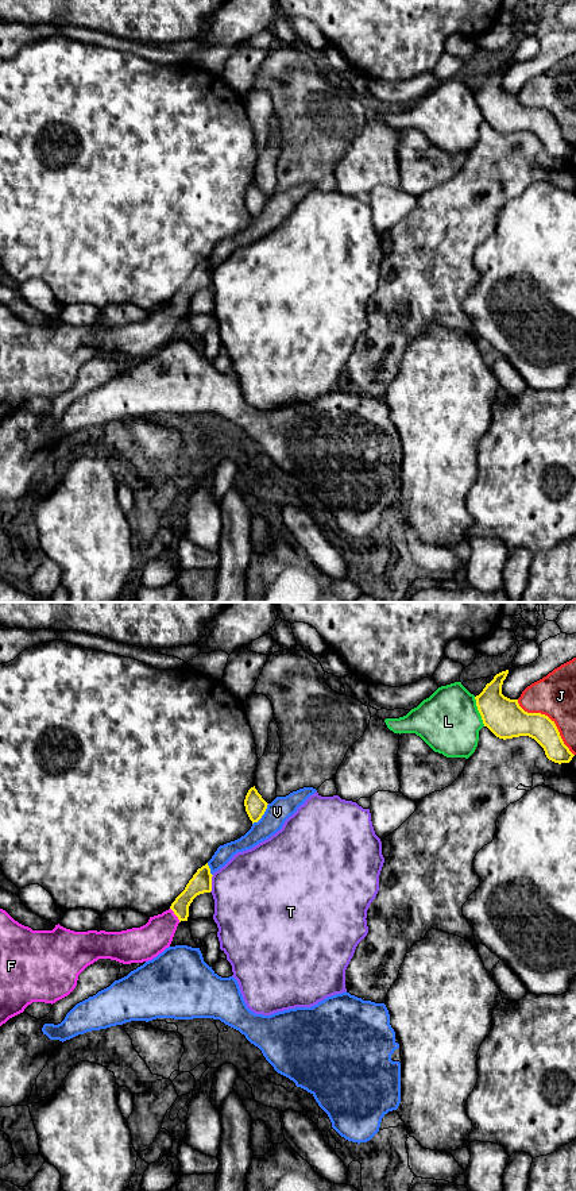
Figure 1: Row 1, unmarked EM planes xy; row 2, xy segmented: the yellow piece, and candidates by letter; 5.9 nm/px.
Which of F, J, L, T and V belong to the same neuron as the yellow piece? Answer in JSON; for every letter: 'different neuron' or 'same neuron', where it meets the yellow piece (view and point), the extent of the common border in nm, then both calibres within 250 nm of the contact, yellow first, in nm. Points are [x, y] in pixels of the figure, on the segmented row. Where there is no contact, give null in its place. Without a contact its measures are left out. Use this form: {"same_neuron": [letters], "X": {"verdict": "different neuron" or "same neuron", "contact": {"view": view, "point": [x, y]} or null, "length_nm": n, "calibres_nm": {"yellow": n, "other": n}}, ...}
{"same_neuron": ["F"], "F": {"verdict": "same neuron", "contact": {"view": "xy", "point": [174, 913]}, "length_nm": 110, "calibres_nm": {"yellow": 130, "other": 200}}, "J": {"verdict": "different neuron", "contact": {"view": "xy", "point": [551, 720]}, "length_nm": 480, "calibres_nm": {"yellow": 220, "other": 260}}, "L": {"verdict": "different neuron", "contact": {"view": "xy", "point": [479, 712]}, "length_nm": 190, "calibres_nm": {"yellow": 220, "other": 380}}, "T": {"verdict": "different neuron", "contact": {"view": "xy", "point": [211, 883]}, "length_nm": 110, "calibres_nm": {"yellow": 130, "other": 460}}, "V": {"verdict": "different neuron", "contact": {"view": "xy", "point": [263, 813]}, "length_nm": 160, "calibres_nm": {"yellow": 130, "other": 140}}}

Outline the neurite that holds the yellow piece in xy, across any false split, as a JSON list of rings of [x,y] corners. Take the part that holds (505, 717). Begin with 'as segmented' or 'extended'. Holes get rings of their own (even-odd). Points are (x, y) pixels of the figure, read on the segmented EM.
as segmented; [[[509,670],[496,674],[475,697],[484,726],[503,740],[529,736],[544,748],[549,760],[558,764],[569,763],[575,755],[564,744],[554,721],[541,713],[525,712],[518,699],[502,694],[507,674]]]

